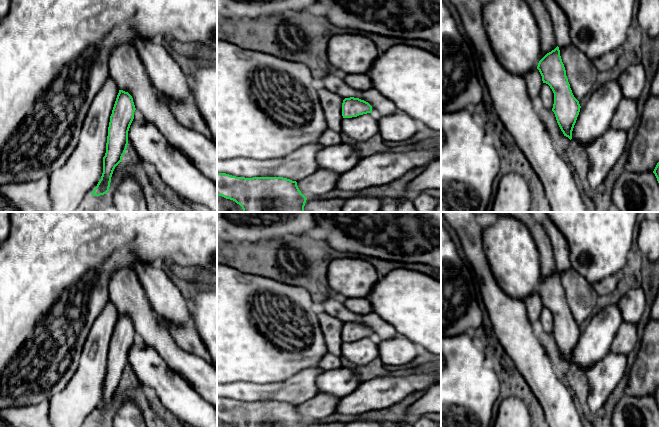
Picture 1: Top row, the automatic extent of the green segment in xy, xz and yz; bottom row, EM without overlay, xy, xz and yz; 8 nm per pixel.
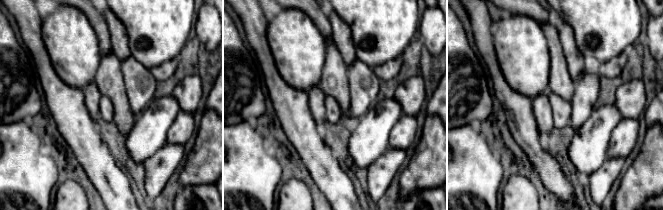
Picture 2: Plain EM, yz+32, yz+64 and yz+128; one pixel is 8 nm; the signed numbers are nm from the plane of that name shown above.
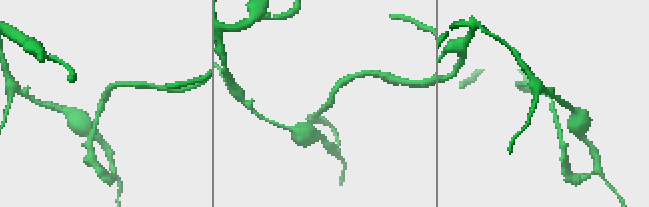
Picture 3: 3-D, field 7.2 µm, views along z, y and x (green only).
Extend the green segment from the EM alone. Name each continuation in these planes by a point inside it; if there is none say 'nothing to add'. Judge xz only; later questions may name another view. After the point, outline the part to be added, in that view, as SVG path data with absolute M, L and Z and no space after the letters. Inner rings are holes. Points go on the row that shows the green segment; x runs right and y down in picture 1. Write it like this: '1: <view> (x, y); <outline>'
nothing to add

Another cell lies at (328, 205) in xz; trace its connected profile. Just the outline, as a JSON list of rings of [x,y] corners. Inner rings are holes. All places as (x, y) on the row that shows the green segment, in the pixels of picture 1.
[[[333,198],[325,200],[306,200],[304,212],[341,212],[345,200],[343,198]]]

